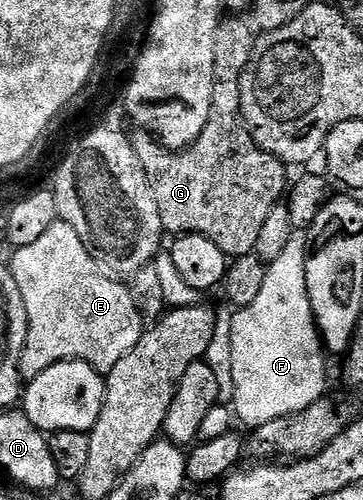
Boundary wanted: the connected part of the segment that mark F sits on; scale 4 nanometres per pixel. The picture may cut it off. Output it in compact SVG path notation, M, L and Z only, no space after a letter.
M292 234L281 257L277 257L277 261L268 266L261 294L250 305L238 308L234 312L235 320L232 319L230 310L220 310L216 314L213 341L210 342L205 361L216 374L219 403L233 403L234 418L238 422L240 419L247 429L266 425L268 421L277 421L277 417L289 417L289 413L297 413L301 409L309 409L309 405L322 399L328 390L328 356L325 354L323 336L313 317L309 289L305 285L308 246L306 234Z

